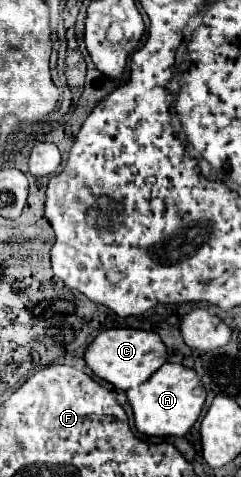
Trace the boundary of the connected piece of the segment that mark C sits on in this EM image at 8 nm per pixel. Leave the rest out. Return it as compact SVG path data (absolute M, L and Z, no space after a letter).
M111 328L101 332L85 352L85 364L101 380L107 380L119 390L129 390L131 386L143 384L159 366L167 362L167 350L159 334L133 328Z

